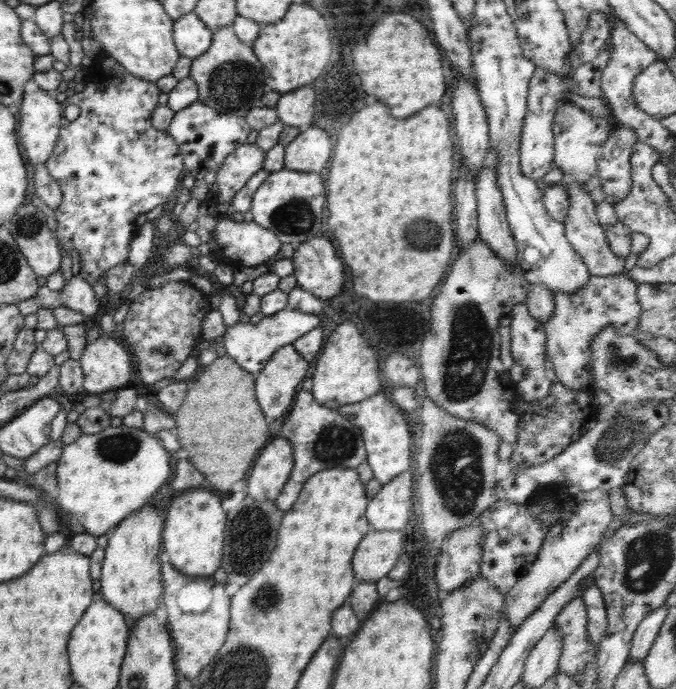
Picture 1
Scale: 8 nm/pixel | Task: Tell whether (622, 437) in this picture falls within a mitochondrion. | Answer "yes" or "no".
yes

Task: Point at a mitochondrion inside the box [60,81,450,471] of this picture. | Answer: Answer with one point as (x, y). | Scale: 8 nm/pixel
(338, 443)

